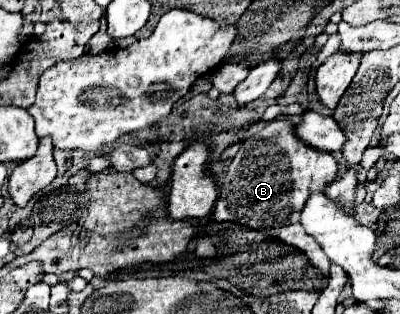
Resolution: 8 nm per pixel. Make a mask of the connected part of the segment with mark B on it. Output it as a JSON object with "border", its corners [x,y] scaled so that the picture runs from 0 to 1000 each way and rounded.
{"border":[[[688,379],[668,392],[638,436],[603,455],[603,475],[553,570],[533,691],[538,704],[588,704],[613,723],[648,729],[673,755],[733,780],[768,806],[778,844],[803,857],[808,876],[823,876],[818,812],[808,806],[803,780],[748,717],[748,666],[778,615],[808,608],[813,589],[838,564],[843,519],[828,487],[763,462],[738,424],[738,392],[718,379]]]}

